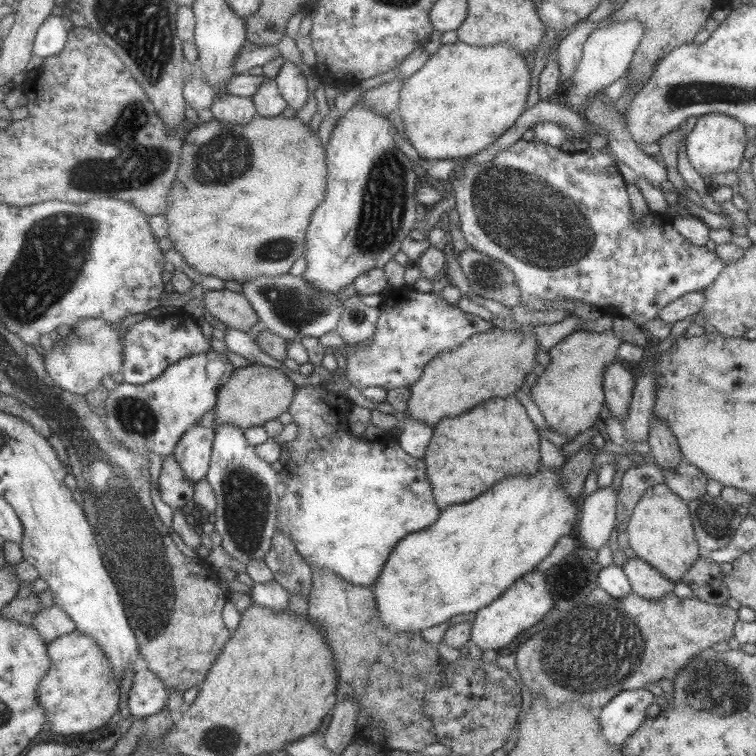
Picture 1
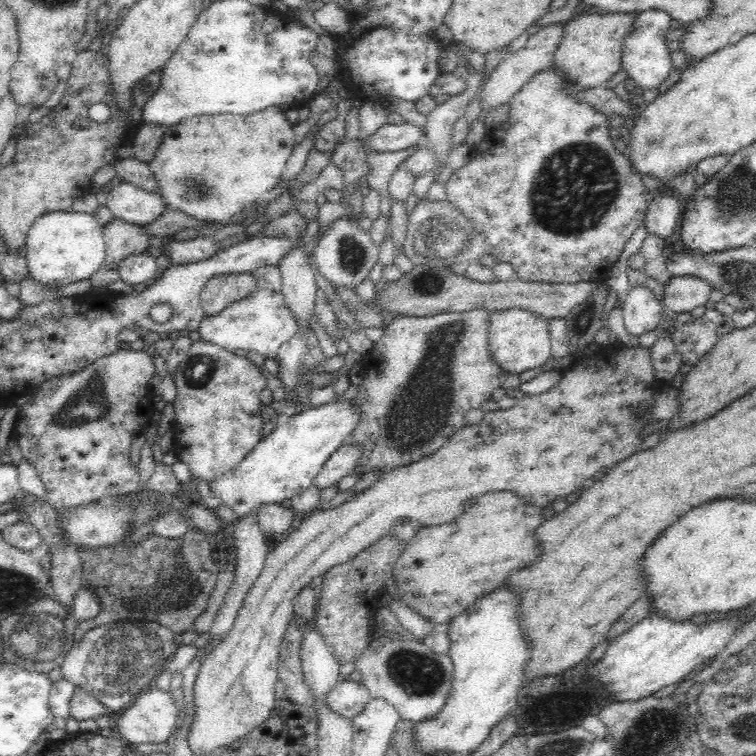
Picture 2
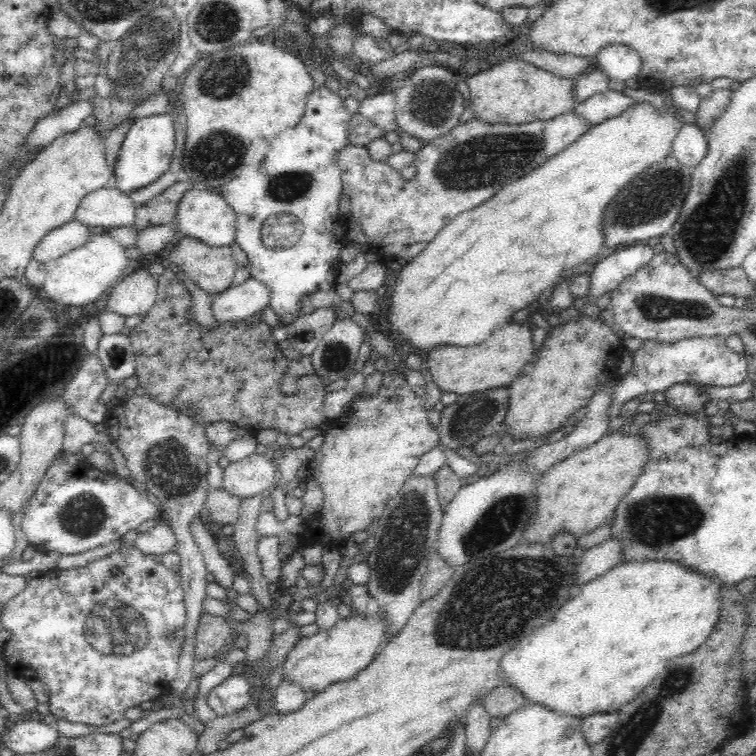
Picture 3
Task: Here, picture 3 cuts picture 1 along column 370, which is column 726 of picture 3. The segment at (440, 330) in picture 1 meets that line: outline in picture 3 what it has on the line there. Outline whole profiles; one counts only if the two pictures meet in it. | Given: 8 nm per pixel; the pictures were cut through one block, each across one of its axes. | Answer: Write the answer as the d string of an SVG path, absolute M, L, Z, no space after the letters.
M694 336L669 343L645 340L632 352L632 356L633 367L614 386L612 404L608 410L610 420L621 414L621 406L625 402L645 392L663 392L673 384L684 382L697 382L708 386L734 386L744 382L747 376L747 356L732 351L726 345L724 336Z

